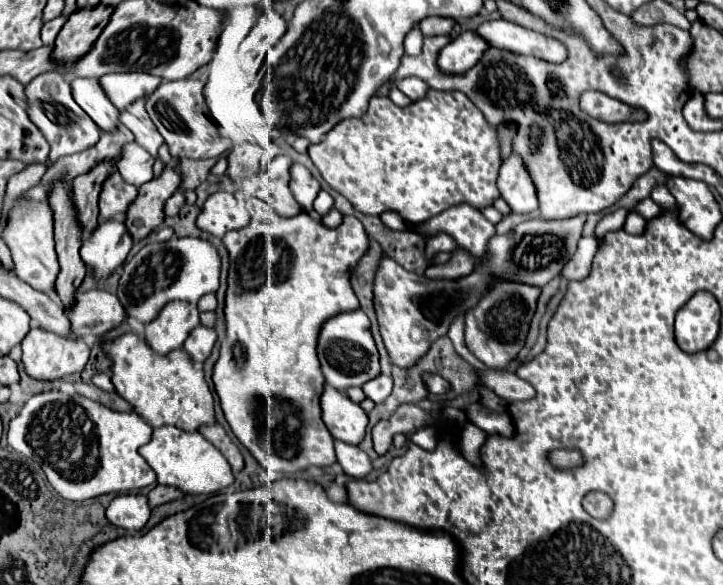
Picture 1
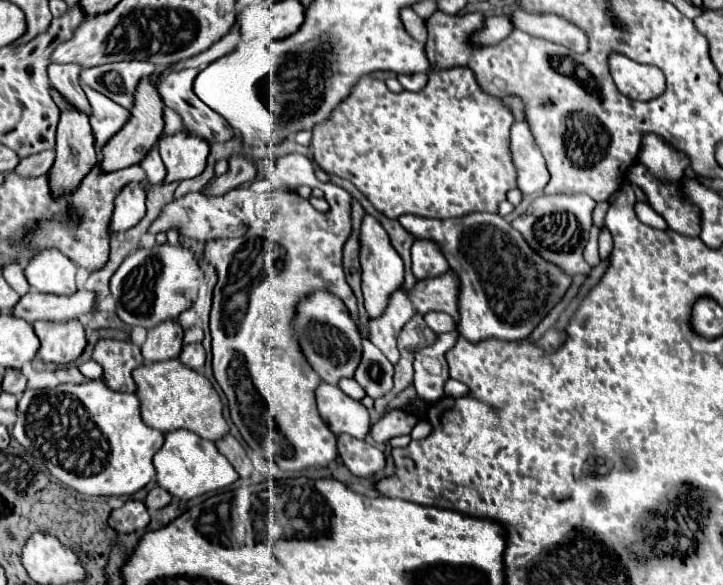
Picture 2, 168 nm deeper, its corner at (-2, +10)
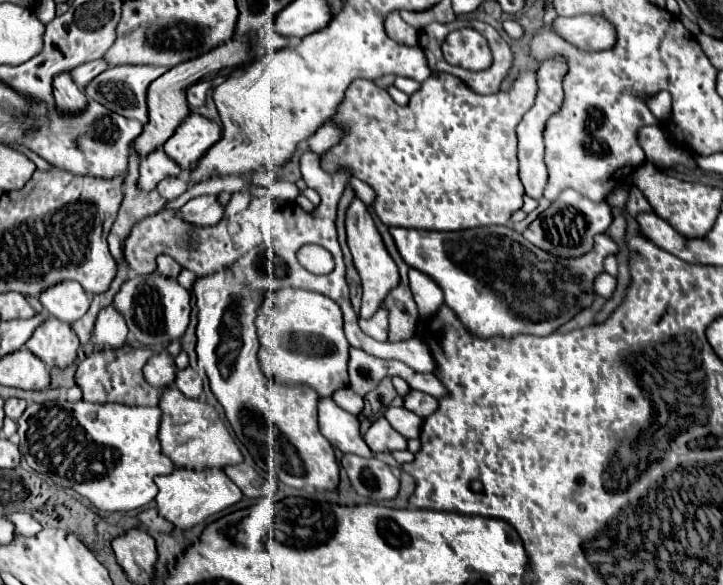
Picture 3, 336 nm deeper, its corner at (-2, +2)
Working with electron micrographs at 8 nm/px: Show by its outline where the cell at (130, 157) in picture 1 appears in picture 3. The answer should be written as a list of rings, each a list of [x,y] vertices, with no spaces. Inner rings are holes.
[[[169,177],[169,179],[163,179],[163,181],[157,185],[157,191],[159,191],[159,195],[161,195],[163,199],[173,201],[173,199],[177,199],[179,195],[183,195],[183,193],[187,191],[187,181]]]

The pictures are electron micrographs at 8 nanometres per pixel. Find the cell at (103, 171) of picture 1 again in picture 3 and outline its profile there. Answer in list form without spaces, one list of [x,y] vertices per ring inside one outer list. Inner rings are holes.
[[[243,35],[243,37],[235,37],[229,39],[221,45],[217,45],[217,49],[211,49],[209,53],[203,53],[201,57],[195,57],[193,61],[185,61],[173,69],[169,69],[167,73],[163,73],[163,77],[155,79],[149,85],[149,123],[143,127],[141,137],[137,137],[135,141],[135,149],[143,155],[155,151],[157,147],[165,145],[165,141],[175,133],[175,129],[181,125],[181,121],[191,113],[189,105],[185,101],[185,89],[197,81],[203,79],[215,79],[215,77],[229,77],[237,67],[241,67],[243,63],[251,63],[251,35]]]

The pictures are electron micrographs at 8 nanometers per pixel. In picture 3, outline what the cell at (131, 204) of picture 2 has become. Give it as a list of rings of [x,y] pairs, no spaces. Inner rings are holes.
[[[155,149],[153,153],[147,153],[141,159],[141,169],[139,169],[139,187],[143,191],[151,191],[157,187],[159,181],[165,177],[181,177],[183,169],[161,149]]]

